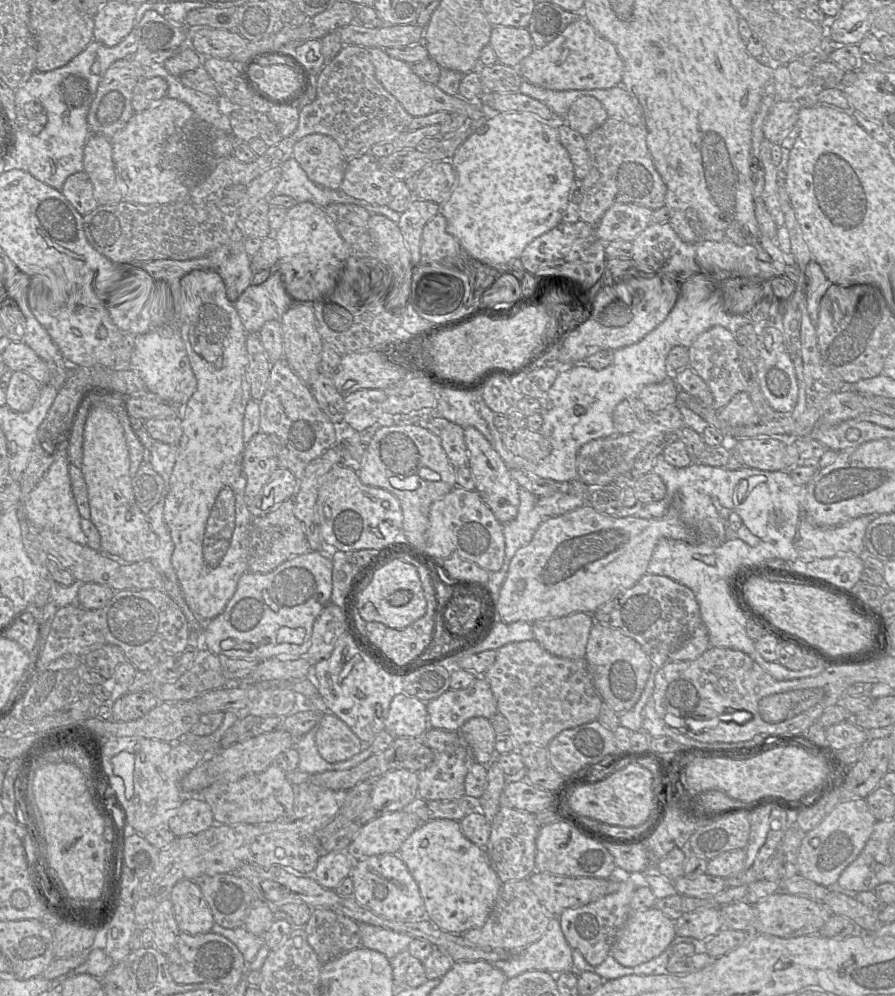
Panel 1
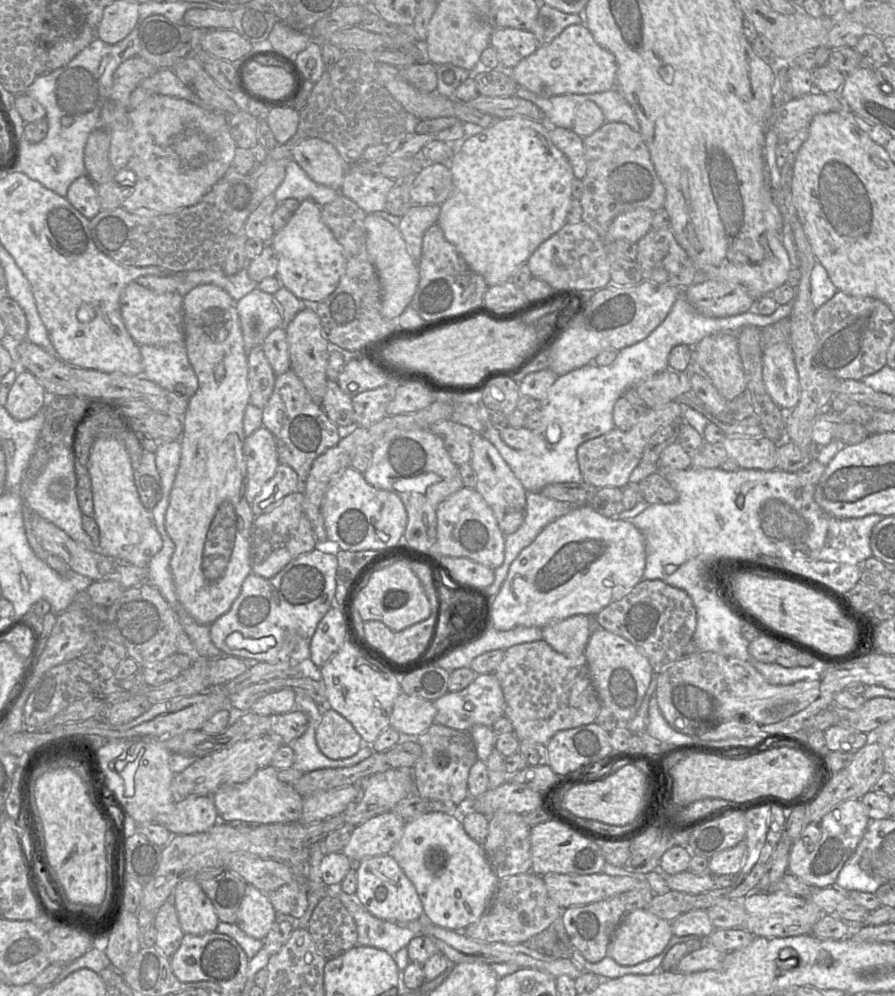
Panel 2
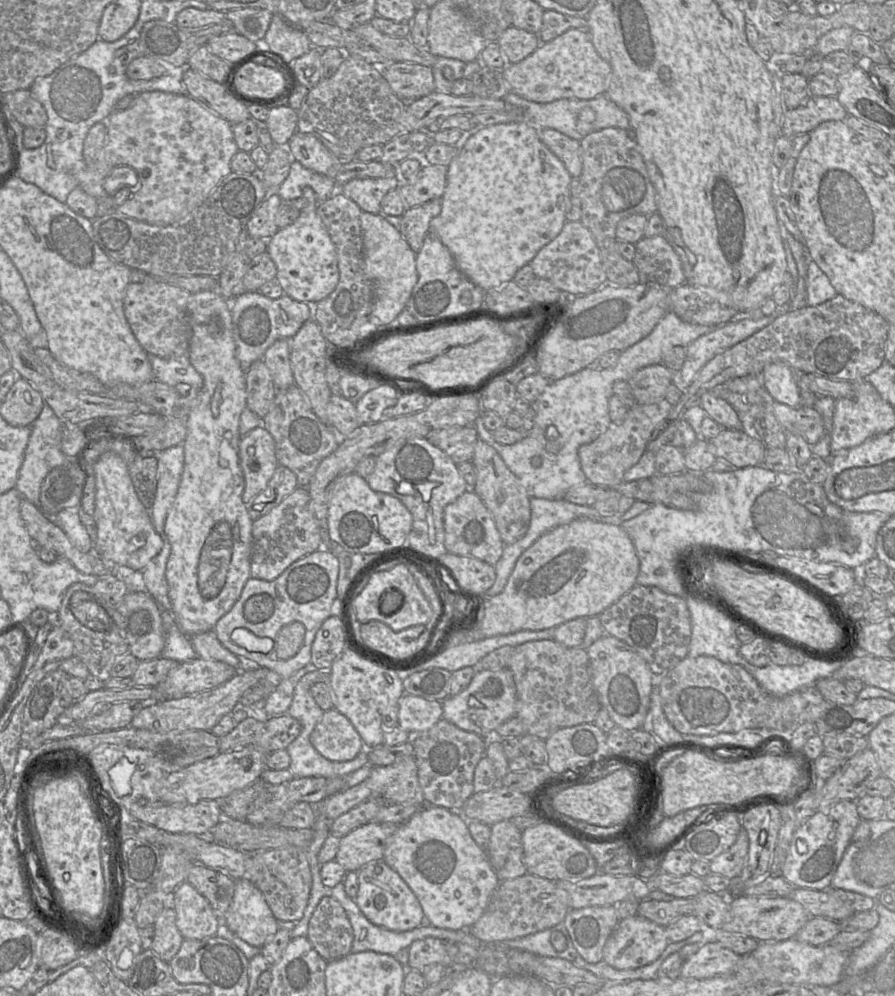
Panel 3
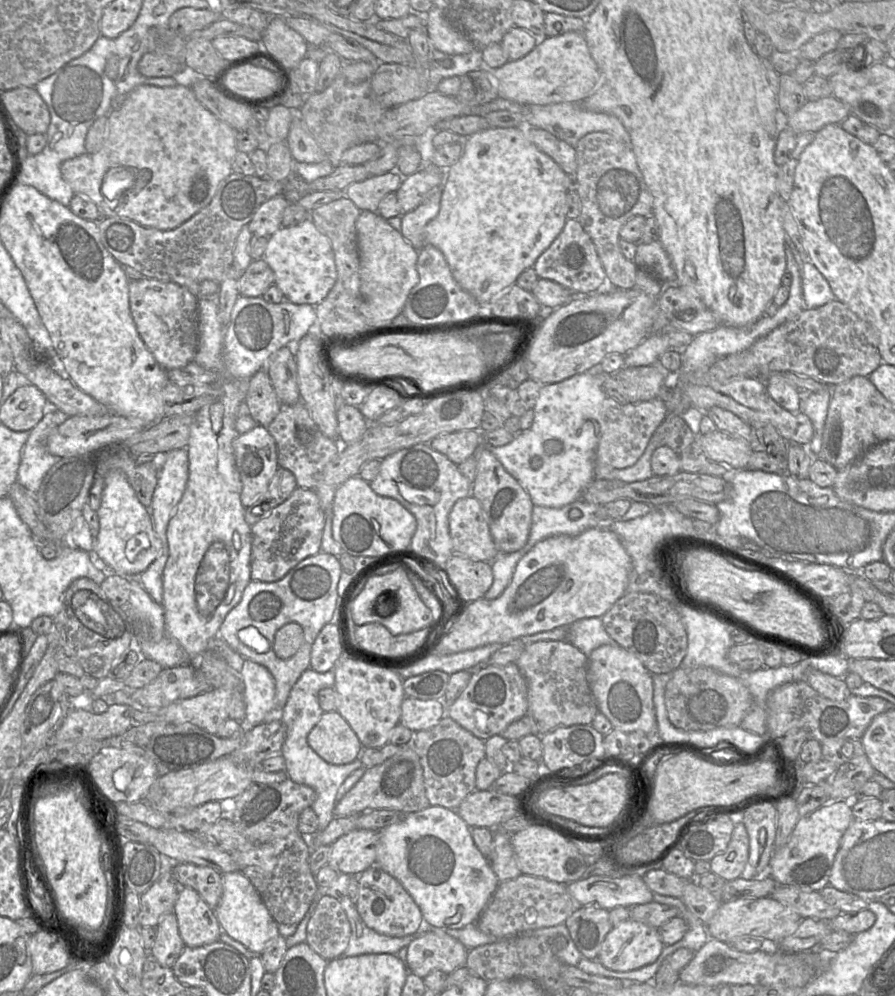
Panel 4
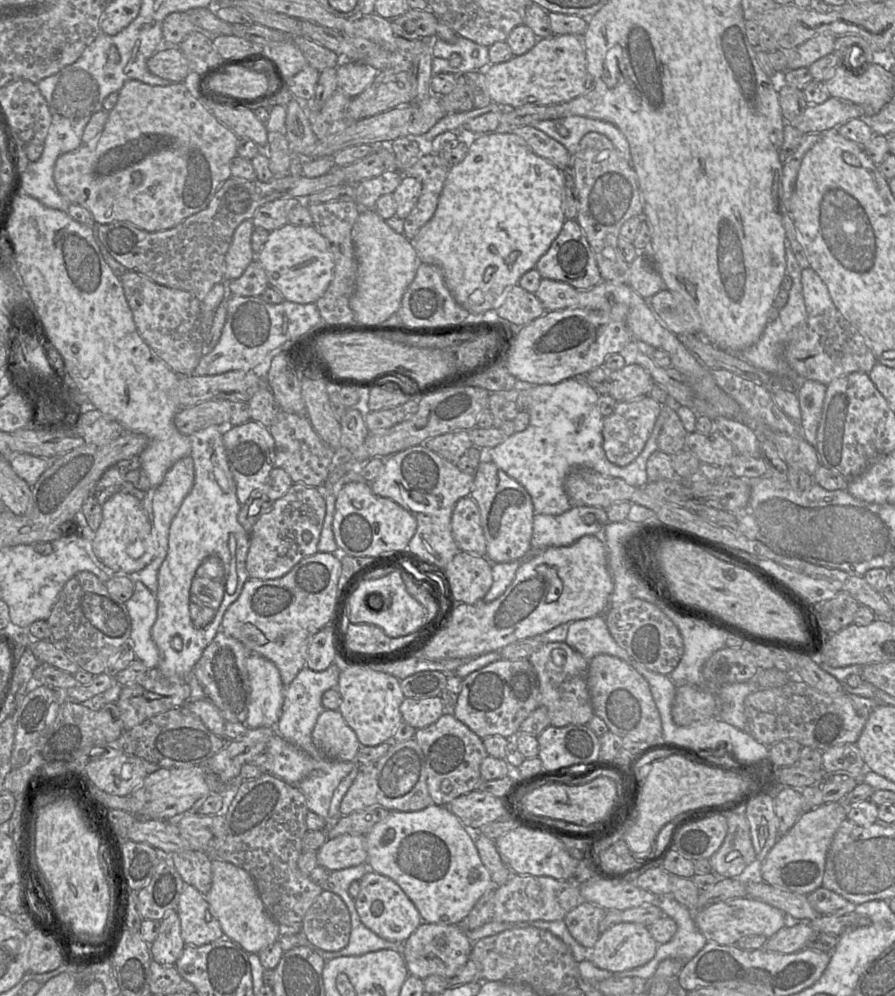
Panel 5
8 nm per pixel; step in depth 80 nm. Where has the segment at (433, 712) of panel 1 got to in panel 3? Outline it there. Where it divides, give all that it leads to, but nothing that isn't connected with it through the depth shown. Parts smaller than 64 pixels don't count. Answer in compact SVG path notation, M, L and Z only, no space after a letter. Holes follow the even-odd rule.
M508 669L477 670L468 687L442 701L442 718L460 729L484 738L495 737L495 730L507 719L516 716L516 686Z

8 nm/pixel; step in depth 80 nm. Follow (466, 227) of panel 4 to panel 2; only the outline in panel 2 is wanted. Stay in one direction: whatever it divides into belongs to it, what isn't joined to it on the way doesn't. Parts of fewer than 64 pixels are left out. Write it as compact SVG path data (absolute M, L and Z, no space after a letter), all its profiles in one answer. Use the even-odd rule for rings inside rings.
M523 116L501 118L469 138L449 162L453 190L441 204L437 223L467 265L481 275L489 287L510 280L537 247L566 224L572 200L573 169L554 145L550 125Z

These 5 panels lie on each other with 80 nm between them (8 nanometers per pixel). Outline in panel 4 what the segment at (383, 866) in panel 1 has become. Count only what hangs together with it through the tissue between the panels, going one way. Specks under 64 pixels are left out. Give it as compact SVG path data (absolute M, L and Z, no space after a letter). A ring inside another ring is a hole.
M372 866L358 876L358 883L355 905L360 917L369 928L391 937L404 937L419 931L419 927L423 924L421 910L396 878Z

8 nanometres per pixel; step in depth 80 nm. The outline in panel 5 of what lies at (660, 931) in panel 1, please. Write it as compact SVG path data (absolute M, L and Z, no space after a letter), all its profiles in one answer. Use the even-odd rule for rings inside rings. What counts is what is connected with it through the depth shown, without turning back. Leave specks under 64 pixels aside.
M620 922L603 932L589 951L597 967L612 972L639 968L655 956L658 943L641 924Z

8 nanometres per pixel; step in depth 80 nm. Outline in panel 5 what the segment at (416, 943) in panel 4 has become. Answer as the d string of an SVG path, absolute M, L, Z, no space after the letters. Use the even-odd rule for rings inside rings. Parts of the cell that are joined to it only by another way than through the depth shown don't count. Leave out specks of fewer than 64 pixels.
M422 922L403 943L403 957L410 975L422 980L430 975L454 977L471 957L473 942L458 925Z

